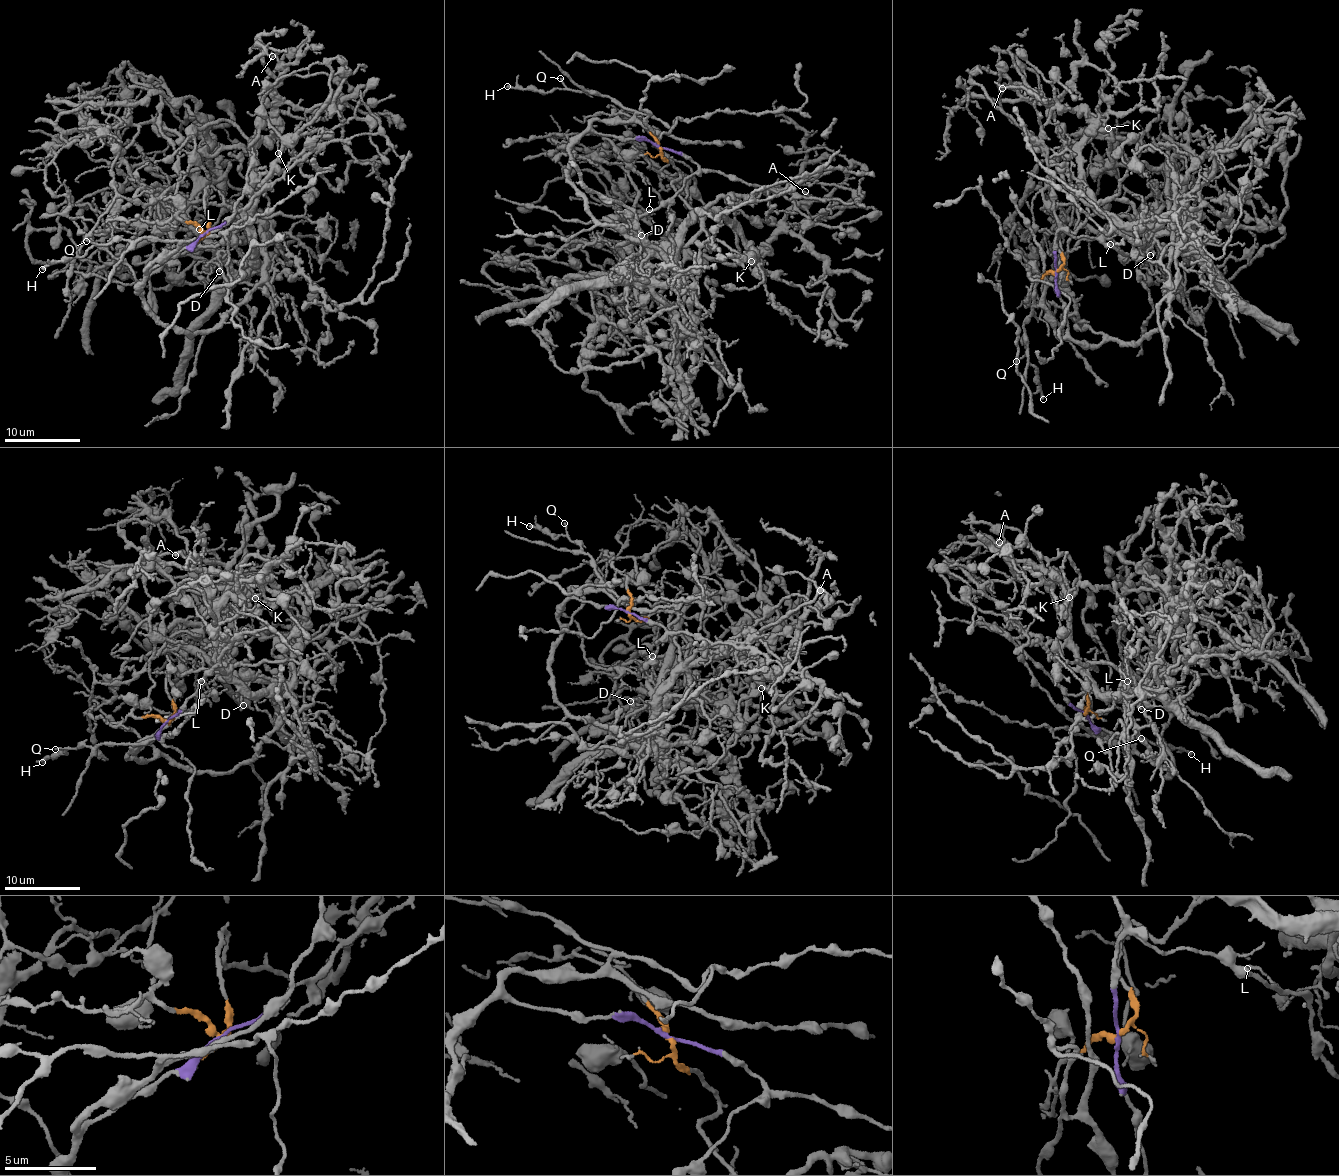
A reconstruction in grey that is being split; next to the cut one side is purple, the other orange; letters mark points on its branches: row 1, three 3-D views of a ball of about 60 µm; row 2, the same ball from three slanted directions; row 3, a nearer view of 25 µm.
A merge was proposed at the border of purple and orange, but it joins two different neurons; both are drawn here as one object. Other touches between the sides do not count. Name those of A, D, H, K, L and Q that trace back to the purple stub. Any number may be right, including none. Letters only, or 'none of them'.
H, L, Q

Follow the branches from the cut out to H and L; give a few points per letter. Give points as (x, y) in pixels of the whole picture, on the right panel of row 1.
H: (1055, 272), (1068, 324), (1064, 336), (1056, 333), (1045, 309), (1034, 306), (1023, 329), (1043, 399)
L: (1055, 272), (1054, 242), (1057, 233), (1064, 230), (1103, 241), (1122, 251), (1109, 244)

